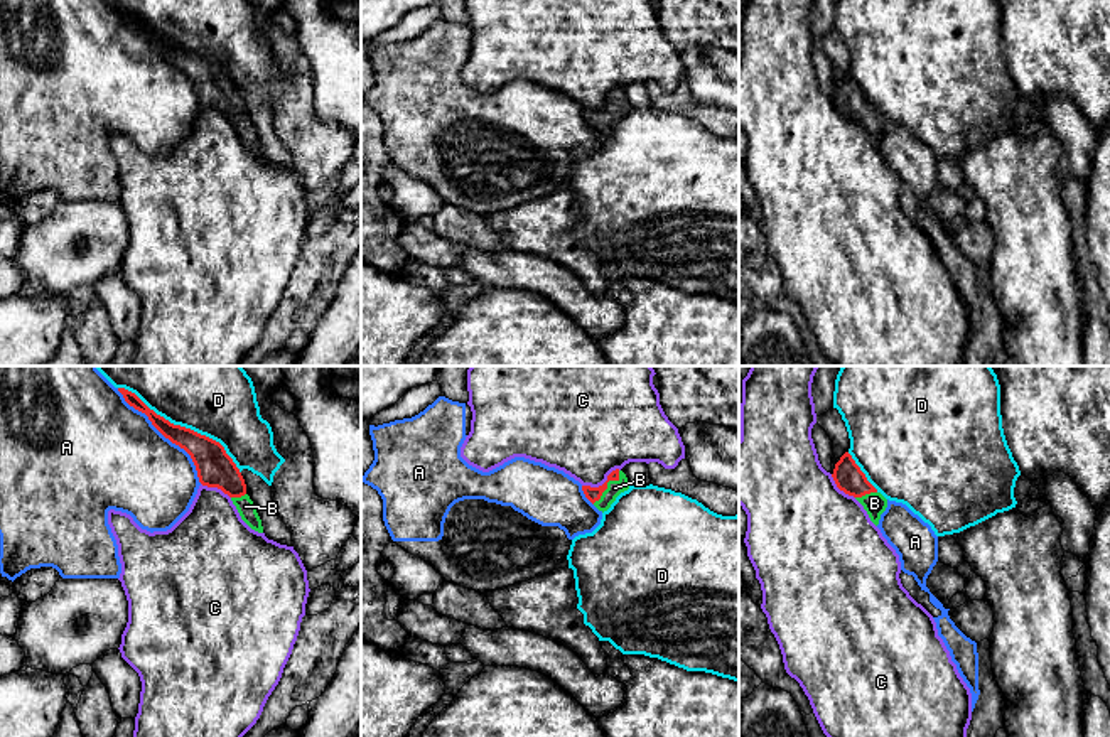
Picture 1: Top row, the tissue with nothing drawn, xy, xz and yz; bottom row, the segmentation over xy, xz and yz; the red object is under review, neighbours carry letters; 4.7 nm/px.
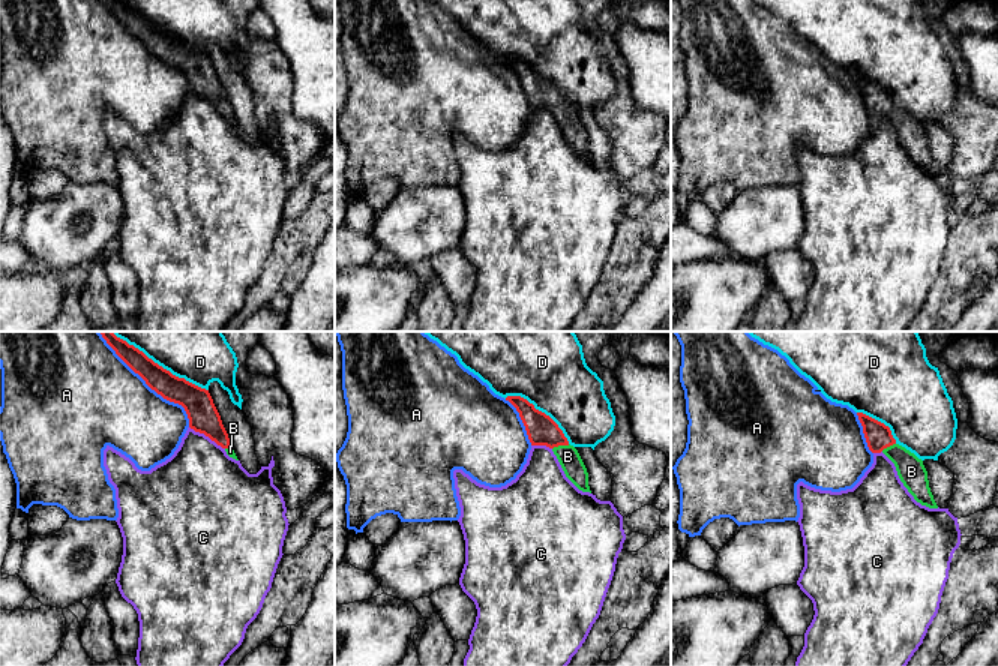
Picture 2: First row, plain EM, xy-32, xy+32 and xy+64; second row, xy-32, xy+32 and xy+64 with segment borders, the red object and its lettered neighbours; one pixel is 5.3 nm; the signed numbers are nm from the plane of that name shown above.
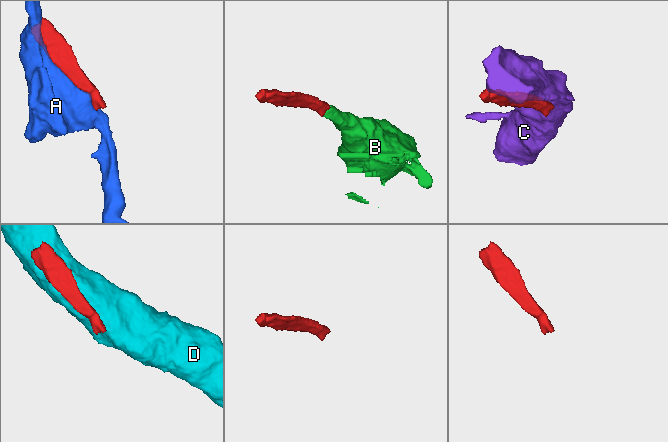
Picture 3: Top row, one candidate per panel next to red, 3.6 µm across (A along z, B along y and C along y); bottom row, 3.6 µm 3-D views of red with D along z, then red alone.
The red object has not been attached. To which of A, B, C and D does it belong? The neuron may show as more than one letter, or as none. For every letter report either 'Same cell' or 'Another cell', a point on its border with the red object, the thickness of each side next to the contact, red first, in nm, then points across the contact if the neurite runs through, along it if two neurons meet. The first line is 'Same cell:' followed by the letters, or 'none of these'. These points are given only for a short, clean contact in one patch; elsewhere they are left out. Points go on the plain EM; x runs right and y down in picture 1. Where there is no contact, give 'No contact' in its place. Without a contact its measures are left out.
Same cell: B
A: Another cell. Touches red at xy (164, 58). Thickness 160 nm (red) against 460 nm
B: Same cell. Touches red at xz (606, 108). Thickness 70 nm (red) against 80 nm. Path across: xz (592, 117), (598, 117), (606, 108), (614, 110)
C: Another cell. Touches red at xz (603, 107). Thickness 70 nm (red) against 420 nm
D: Another cell. Touches red at xy (184, 49). Thickness 180 nm (red) against 300 nm

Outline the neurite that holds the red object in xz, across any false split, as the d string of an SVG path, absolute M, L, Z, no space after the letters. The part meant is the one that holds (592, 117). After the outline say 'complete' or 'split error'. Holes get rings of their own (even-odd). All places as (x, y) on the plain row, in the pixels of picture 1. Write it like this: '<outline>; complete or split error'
M619 91L607 98L607 103L599 110L582 108L585 120L599 132L607 133L616 120L629 111L626 96Z; split error

